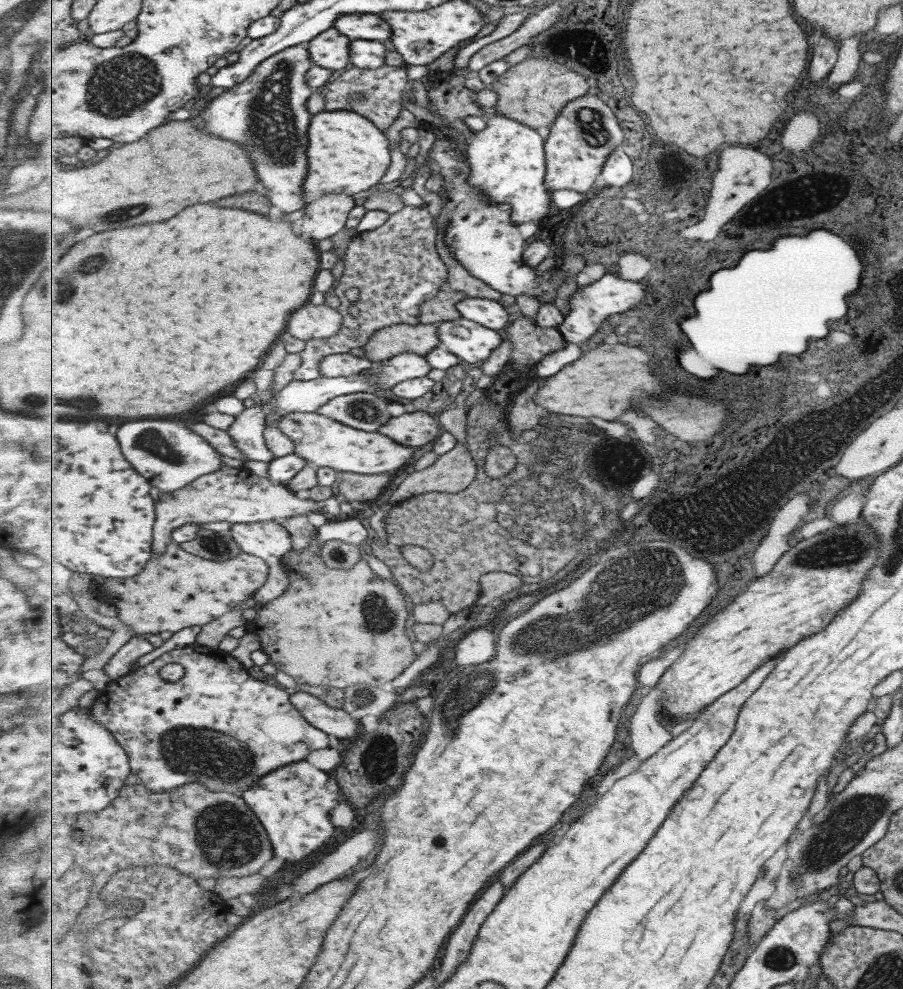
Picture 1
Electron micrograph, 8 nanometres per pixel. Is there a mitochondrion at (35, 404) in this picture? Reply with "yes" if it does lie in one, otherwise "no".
yes

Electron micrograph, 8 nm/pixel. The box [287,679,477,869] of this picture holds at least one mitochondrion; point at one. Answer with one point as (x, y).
(379, 757)

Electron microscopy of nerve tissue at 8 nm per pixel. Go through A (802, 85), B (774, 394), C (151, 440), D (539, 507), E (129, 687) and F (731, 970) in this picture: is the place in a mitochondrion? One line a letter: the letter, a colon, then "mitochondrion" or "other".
A: other
B: mitochondrion
C: mitochondrion
D: mitochondrion
E: other
F: other

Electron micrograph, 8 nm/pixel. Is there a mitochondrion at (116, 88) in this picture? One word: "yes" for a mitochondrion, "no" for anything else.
yes

